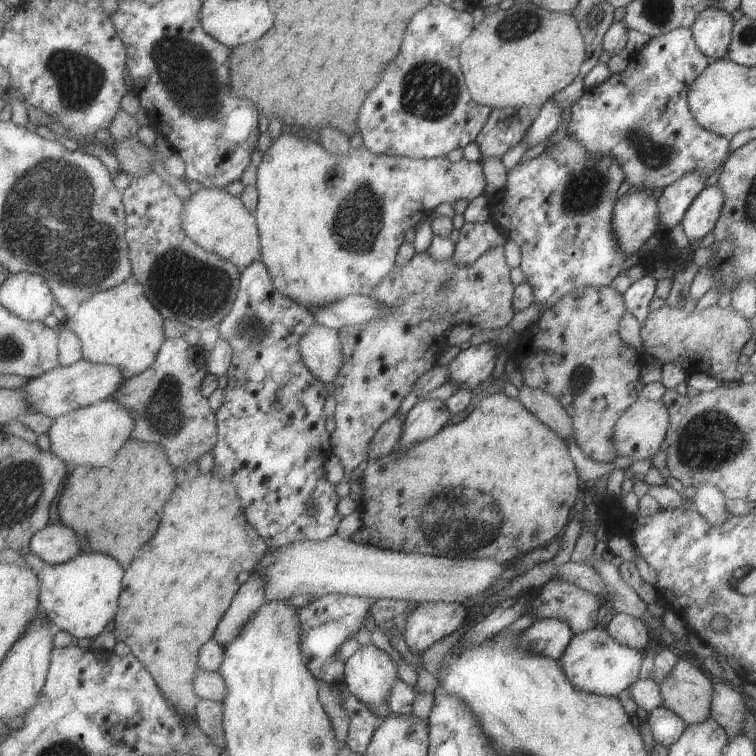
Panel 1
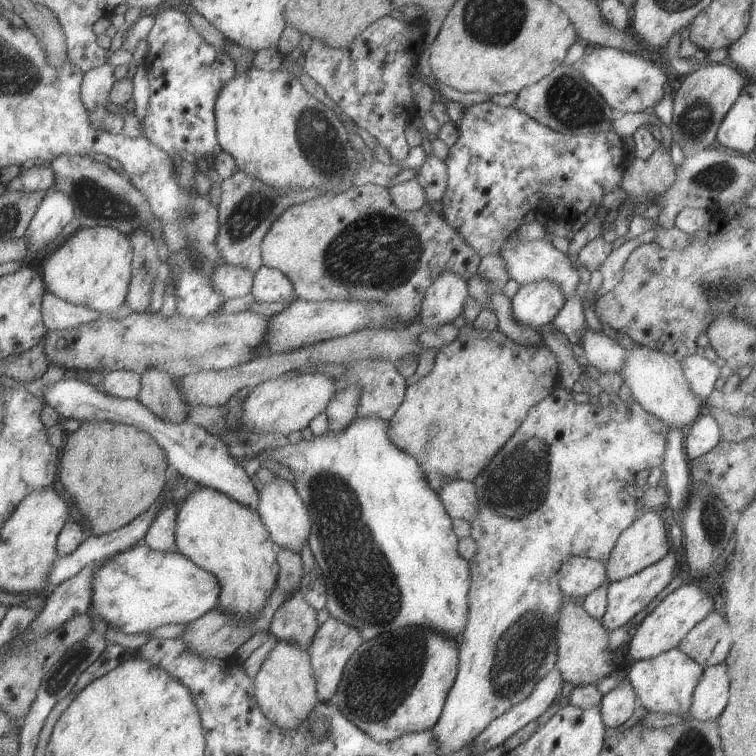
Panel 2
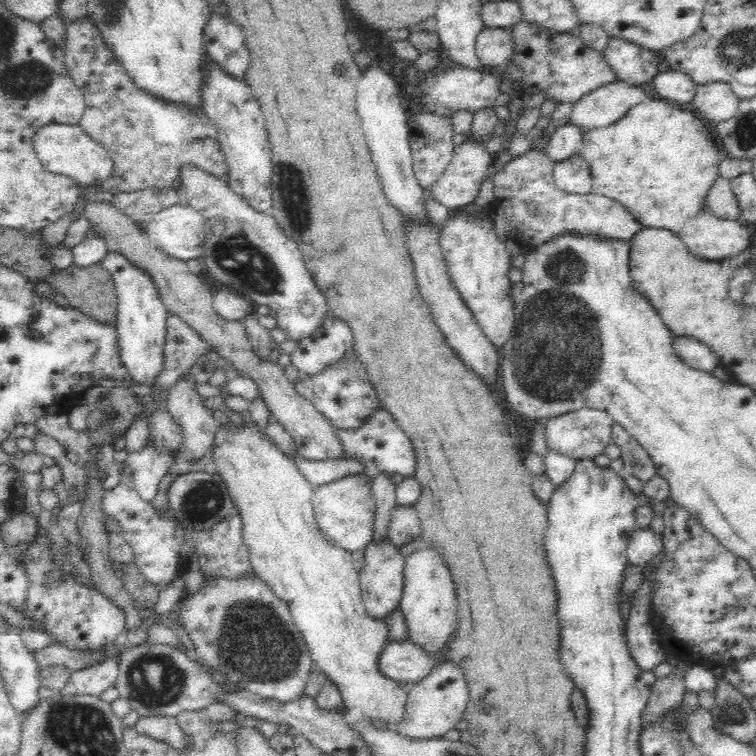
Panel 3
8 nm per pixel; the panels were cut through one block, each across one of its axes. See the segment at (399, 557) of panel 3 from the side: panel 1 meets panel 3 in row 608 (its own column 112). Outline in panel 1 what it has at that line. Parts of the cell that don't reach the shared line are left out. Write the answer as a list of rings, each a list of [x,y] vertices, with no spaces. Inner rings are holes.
[[[82,359],[71,366],[60,366],[39,378],[29,379],[21,389],[27,394],[32,412],[57,419],[79,408],[87,408],[103,400],[113,399],[115,392],[119,392],[119,388],[125,384],[125,381],[125,374],[119,366],[98,364]]]

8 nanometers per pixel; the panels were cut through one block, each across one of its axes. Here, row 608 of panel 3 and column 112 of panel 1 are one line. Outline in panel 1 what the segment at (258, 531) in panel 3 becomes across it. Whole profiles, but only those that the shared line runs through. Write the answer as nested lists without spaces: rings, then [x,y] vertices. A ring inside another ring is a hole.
[[[132,278],[112,290],[97,292],[78,309],[67,315],[65,327],[75,332],[83,344],[84,360],[98,364],[119,366],[130,380],[151,368],[167,340],[163,322],[165,318],[146,296],[141,282]]]

